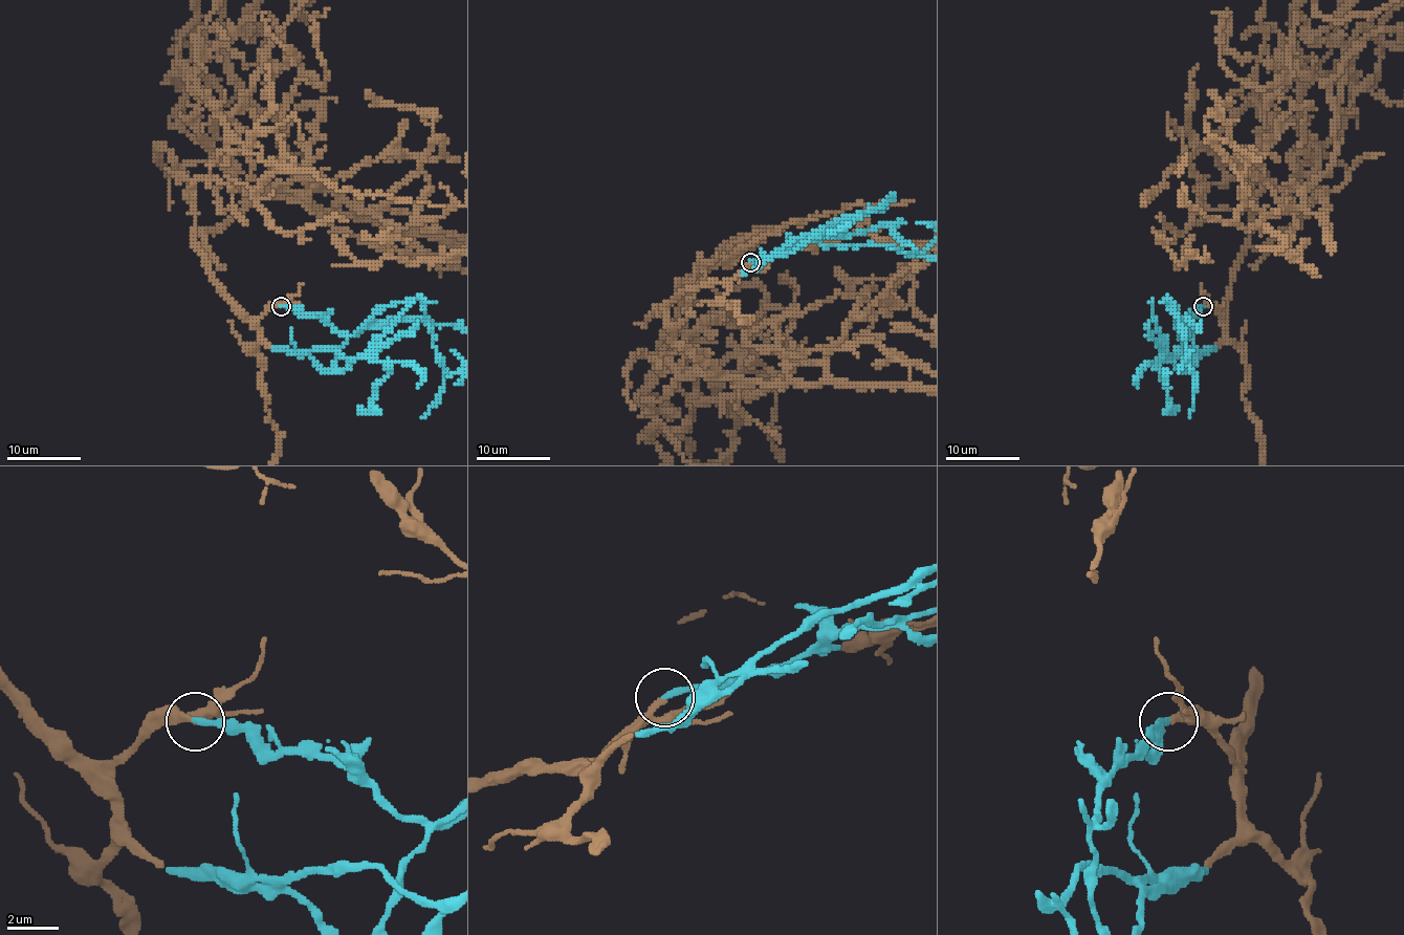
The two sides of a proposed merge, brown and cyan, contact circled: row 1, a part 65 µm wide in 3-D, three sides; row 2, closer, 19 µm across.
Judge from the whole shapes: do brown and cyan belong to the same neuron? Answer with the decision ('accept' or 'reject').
accept

